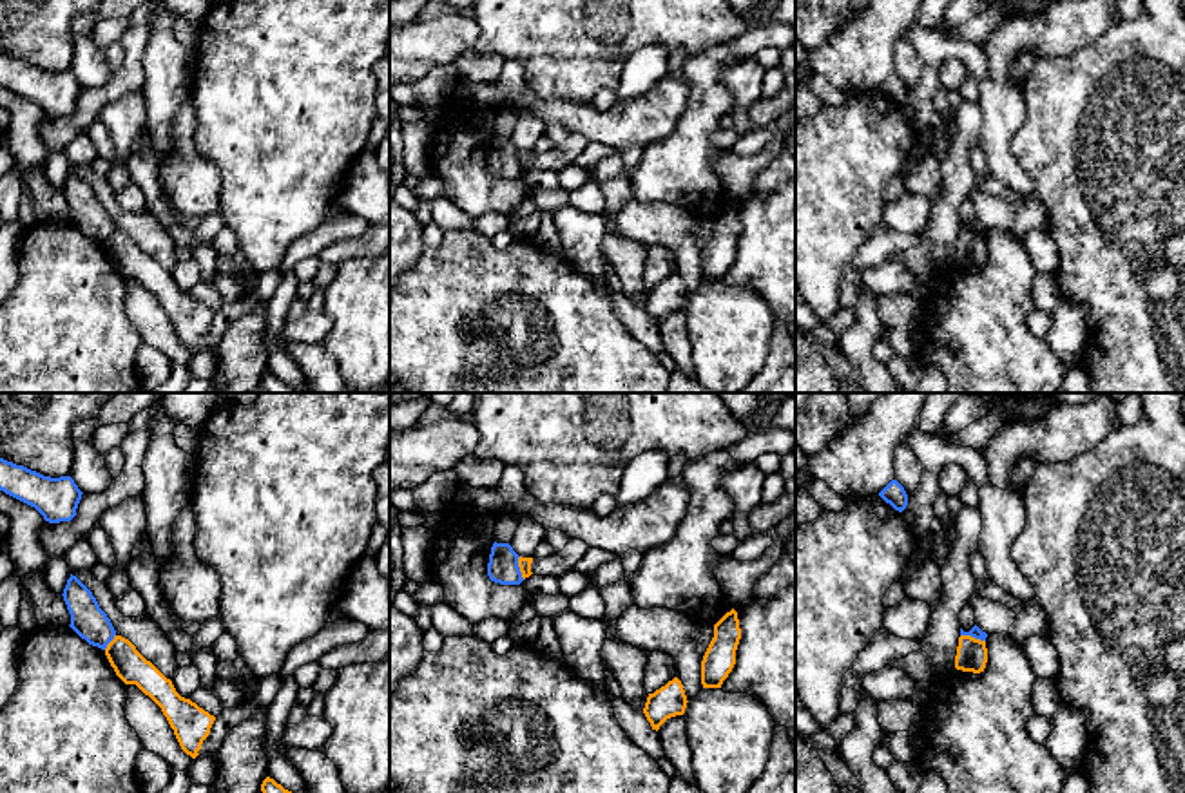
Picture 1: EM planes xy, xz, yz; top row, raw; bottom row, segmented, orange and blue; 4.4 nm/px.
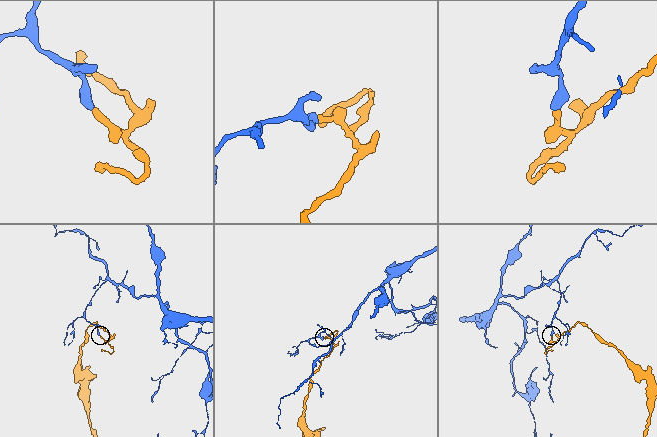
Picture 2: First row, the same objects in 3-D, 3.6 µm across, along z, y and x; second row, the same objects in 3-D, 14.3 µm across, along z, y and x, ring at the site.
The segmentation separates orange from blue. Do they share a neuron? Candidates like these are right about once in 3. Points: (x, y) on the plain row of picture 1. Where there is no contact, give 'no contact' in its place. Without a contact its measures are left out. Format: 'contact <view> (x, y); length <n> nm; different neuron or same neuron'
contact yz (973, 232); length 120 nm; different neuron

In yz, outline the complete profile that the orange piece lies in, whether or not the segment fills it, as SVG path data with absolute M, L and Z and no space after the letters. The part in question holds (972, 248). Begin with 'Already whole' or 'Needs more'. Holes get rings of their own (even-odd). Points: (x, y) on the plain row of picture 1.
Already whole. M960 230L955 250L955 263L962 266L980 268L984 266L986 257L988 257L986 235L975 234L971 230Z

